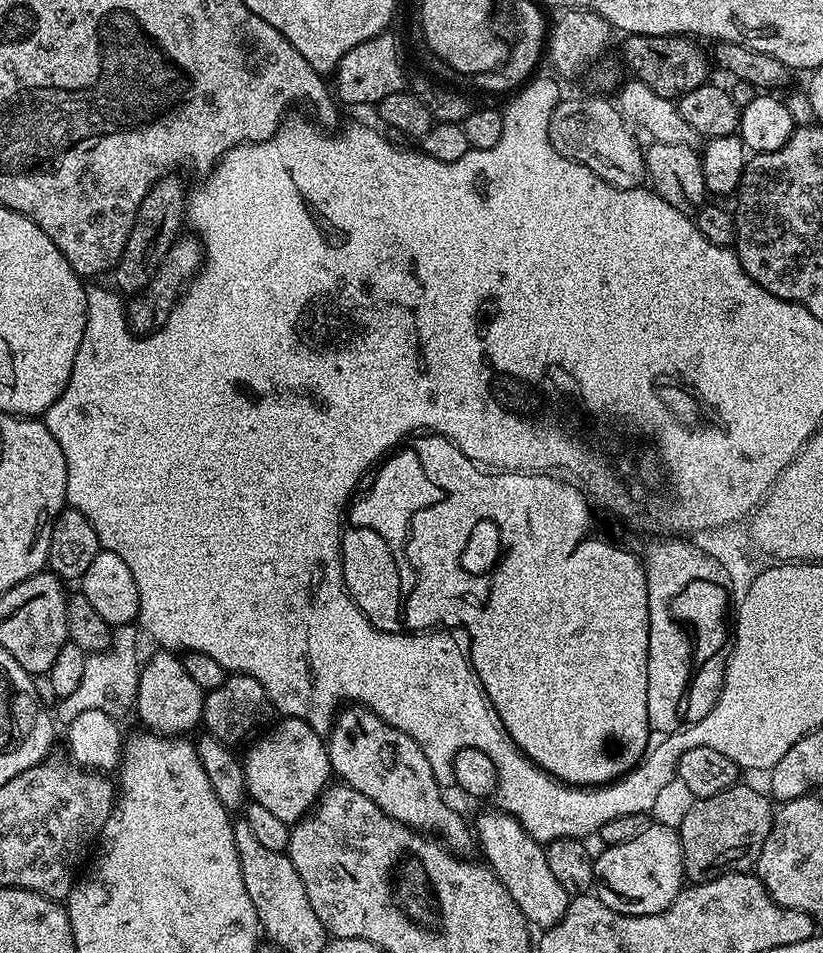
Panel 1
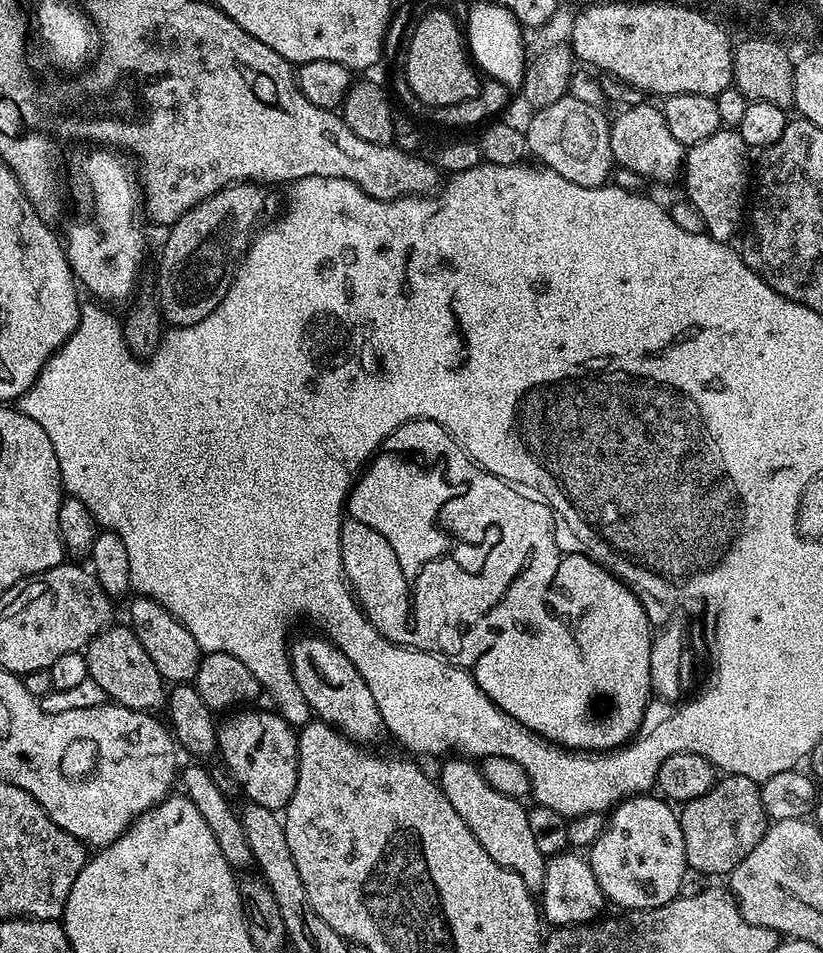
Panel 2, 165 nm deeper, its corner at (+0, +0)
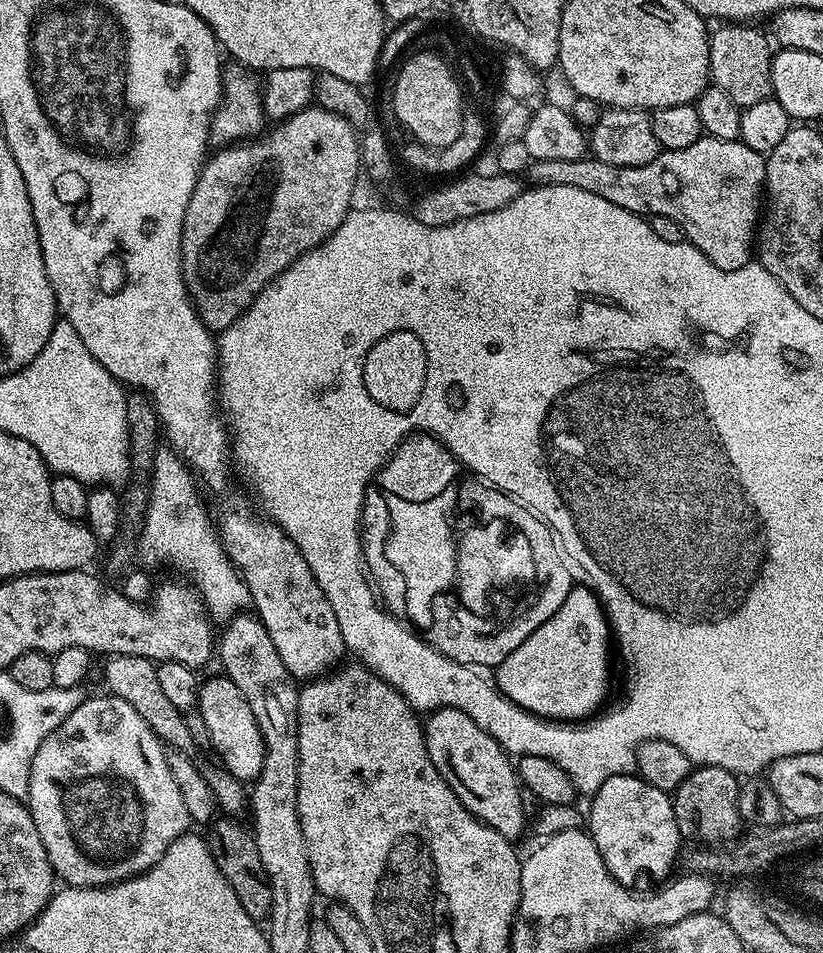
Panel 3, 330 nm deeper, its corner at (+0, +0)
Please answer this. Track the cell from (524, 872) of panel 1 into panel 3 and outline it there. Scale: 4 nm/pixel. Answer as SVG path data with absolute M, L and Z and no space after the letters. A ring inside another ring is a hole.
M437 708L423 721L424 741L430 754L430 762L442 774L446 786L458 794L458 802L470 810L475 820L498 830L507 840L519 841L524 832L526 817L519 801L518 768L513 757L470 714L453 708Z

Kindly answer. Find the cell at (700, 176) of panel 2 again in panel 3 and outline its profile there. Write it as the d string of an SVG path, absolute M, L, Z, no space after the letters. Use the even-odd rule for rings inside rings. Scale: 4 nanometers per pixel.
M705 134L698 142L694 142L694 146L661 151L660 155L646 162L646 166L614 166L591 154L585 154L579 160L532 160L526 178L532 186L574 186L589 194L598 194L598 198L606 198L606 202L614 202L614 206L622 206L622 210L630 210L637 216L651 218L666 214L666 218L674 218L674 222L682 226L685 241L702 250L702 254L706 254L714 266L722 270L738 270L746 266L754 256L758 213L762 208L762 193L766 188L764 162L765 157L761 153L750 150L750 146L741 140L723 140Z

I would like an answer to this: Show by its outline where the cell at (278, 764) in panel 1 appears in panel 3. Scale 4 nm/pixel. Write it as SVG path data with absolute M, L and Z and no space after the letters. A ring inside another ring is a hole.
M212 676L205 684L203 681L199 685L198 711L210 730L211 751L214 750L220 755L219 763L223 768L234 774L234 778L245 782L255 781L264 761L264 739L262 730L254 718L254 710L250 710L250 702L246 702L242 690L234 686L229 676Z

